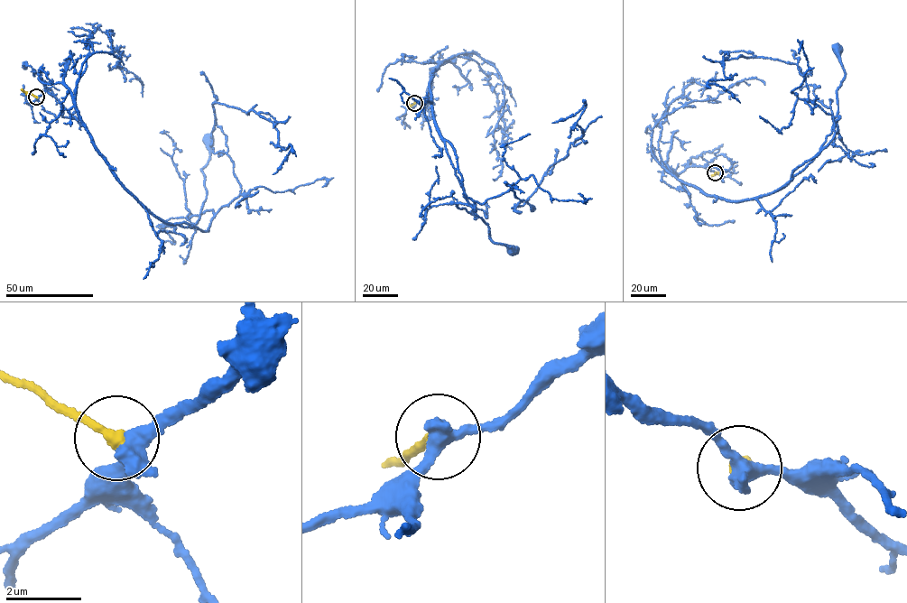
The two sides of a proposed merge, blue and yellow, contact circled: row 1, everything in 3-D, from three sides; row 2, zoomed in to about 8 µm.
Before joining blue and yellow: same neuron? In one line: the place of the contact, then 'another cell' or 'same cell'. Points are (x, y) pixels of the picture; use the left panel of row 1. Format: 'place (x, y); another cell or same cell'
place (36, 97); same cell

